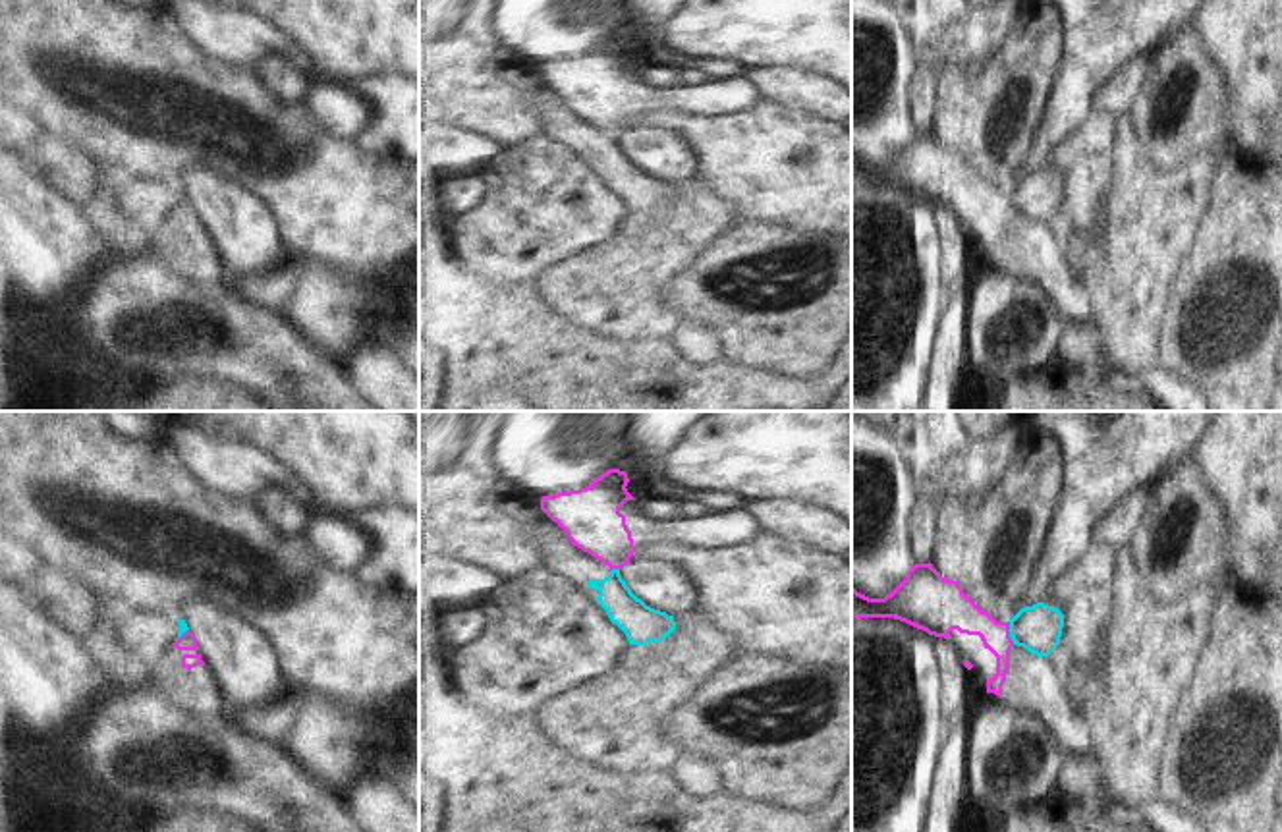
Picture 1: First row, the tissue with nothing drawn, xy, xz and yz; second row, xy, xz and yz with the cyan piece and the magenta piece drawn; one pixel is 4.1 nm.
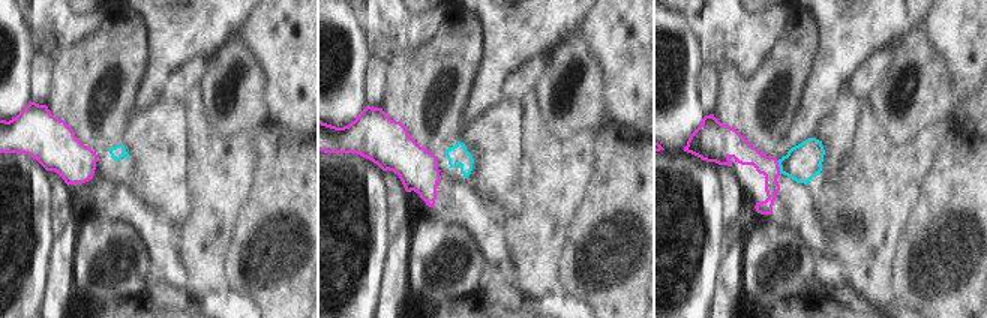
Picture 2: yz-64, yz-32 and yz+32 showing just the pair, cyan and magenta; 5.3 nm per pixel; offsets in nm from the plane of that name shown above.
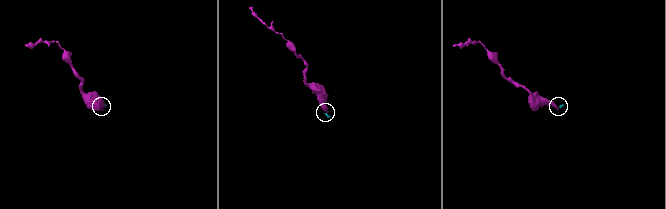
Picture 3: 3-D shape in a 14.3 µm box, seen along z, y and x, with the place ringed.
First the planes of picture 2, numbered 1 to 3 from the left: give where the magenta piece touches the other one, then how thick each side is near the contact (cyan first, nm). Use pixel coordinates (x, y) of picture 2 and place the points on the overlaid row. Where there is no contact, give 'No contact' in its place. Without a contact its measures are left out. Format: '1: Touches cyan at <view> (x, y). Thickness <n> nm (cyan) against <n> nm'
1: No contact
2: No contact
3: Touches cyan at yz+32 (779, 165). Thickness 200 nm (cyan) against 120 nm.

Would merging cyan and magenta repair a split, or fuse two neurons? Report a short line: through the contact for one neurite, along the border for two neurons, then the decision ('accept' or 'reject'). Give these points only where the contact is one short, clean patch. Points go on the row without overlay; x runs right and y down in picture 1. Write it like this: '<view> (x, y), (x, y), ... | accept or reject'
yz (1008, 190), (1008, 201), (1014, 211) | reject

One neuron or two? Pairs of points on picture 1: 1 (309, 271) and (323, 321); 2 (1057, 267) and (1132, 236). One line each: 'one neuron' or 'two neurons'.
1: one neuron
2: two neurons

